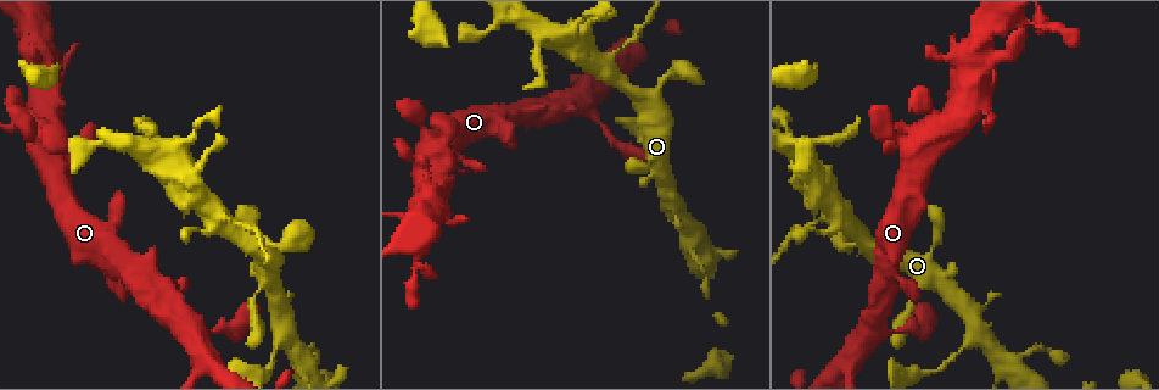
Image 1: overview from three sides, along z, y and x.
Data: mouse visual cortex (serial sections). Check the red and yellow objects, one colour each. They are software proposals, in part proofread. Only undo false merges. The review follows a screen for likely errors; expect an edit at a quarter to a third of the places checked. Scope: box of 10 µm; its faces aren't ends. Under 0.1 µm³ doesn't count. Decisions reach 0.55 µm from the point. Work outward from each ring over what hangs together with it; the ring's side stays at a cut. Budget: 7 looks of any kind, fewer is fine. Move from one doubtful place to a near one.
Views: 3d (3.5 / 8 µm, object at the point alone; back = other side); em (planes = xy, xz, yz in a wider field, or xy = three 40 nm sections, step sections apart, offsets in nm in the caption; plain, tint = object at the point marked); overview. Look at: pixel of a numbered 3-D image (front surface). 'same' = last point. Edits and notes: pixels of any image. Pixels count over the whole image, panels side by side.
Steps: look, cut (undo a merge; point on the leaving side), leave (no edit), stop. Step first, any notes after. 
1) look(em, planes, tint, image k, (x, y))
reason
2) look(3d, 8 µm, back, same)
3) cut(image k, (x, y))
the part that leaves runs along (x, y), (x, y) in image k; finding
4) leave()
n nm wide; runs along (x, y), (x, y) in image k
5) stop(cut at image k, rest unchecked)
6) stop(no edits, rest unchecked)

look(3d, 3.5 µm, image 1, (277, 344))
branch point

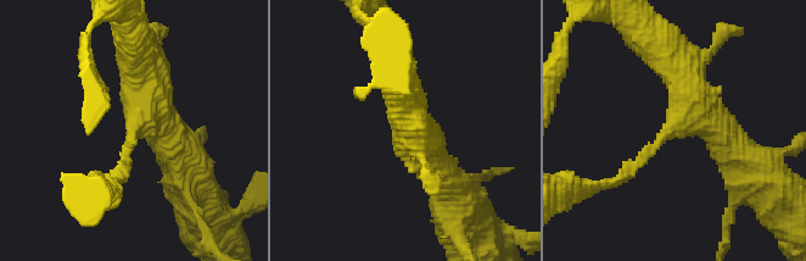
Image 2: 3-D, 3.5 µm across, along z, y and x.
look(em, xy, step 3, tint, image 2, (679, 122))
now the EM

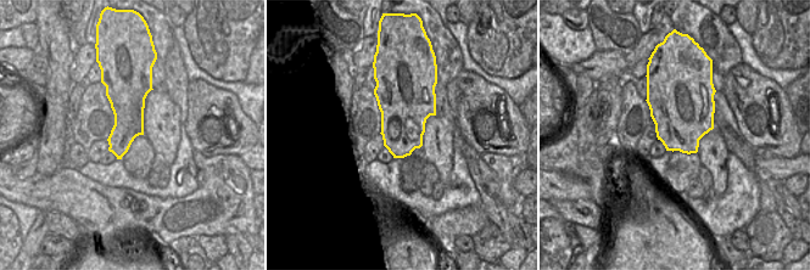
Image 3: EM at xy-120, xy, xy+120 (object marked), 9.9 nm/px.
leave()
runs along (651, 37), (742, 157) in image 2; one cell here

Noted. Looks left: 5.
look(3d, 3.5 µm, image 1, (218, 219))
a fork

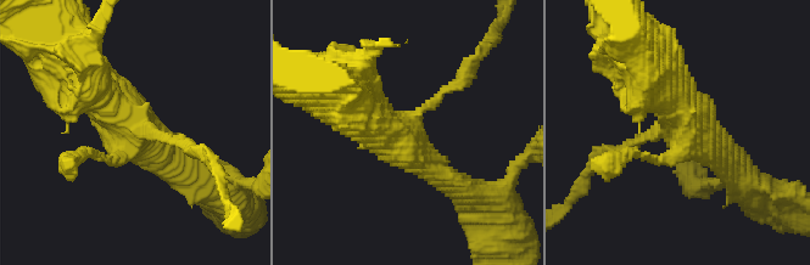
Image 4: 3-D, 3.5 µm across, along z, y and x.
look(em, planes, tint, image 4, (135, 131))

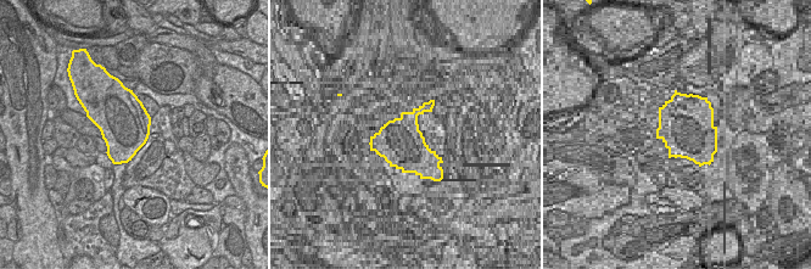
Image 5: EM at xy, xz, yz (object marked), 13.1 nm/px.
leave()
runs along (184, 167), (154, 145), (72, 62) in image 4; one cell here

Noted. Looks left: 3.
look(3d, 3.5 µm, image 1, (987, 54))
four arms meet

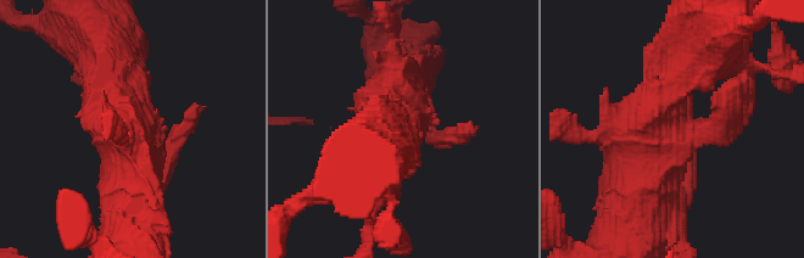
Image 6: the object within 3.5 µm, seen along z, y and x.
look(em, xy, step 5, tint, image 6, (681, 135))
need the tissue

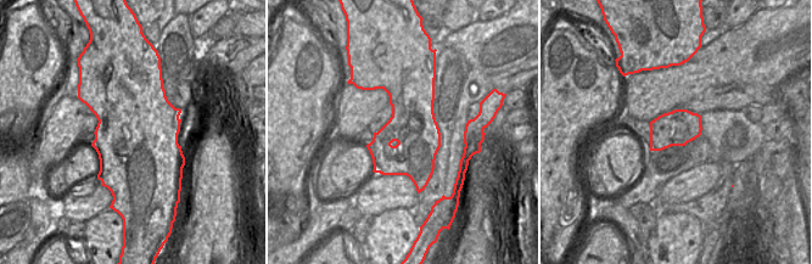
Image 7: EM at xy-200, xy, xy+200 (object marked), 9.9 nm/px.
cut(image 6, (470, 132))
600 nm wide; a second cell is stuck on

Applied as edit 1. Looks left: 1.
stop(cut at image 6, rest unchecked)

